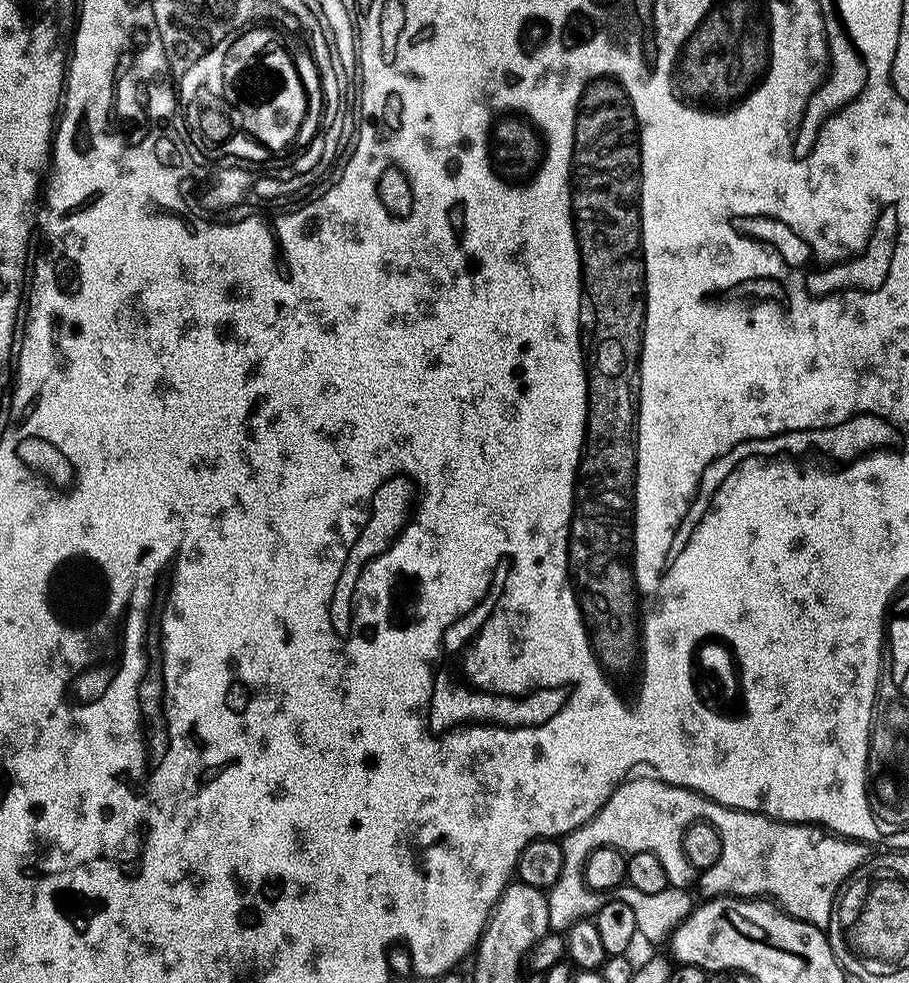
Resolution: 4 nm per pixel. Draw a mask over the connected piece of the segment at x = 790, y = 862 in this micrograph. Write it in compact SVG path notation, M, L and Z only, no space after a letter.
M659 778L632 779L621 782L592 819L563 837L562 874L546 892L551 931L567 933L574 923L599 913L602 896L586 886L584 863L595 848L605 847L607 836L644 836L643 847L660 854L668 844L667 832L683 833L685 820L712 824L720 835L722 868L728 871L730 879L740 880L748 875L748 888L752 891L749 893L759 893L756 891L764 884L769 892L765 893L779 901L785 912L798 914L805 925L821 930L827 929L831 920L833 923L834 905L842 889L869 863L869 845L861 840L847 840L815 824L783 824L758 812L740 812Z

